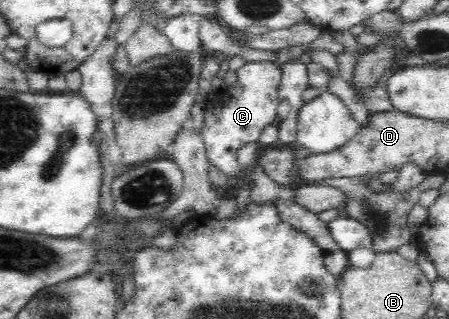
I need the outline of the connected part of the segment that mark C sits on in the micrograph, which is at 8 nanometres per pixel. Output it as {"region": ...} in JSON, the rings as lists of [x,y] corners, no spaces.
{"region":[[[246,62],[236,71],[237,80],[220,94],[210,93],[205,112],[202,138],[208,162],[224,176],[240,184],[248,180],[249,168],[245,170],[237,163],[238,151],[260,138],[260,132],[268,123],[276,122],[279,105],[279,84],[282,69],[277,62]]]}

